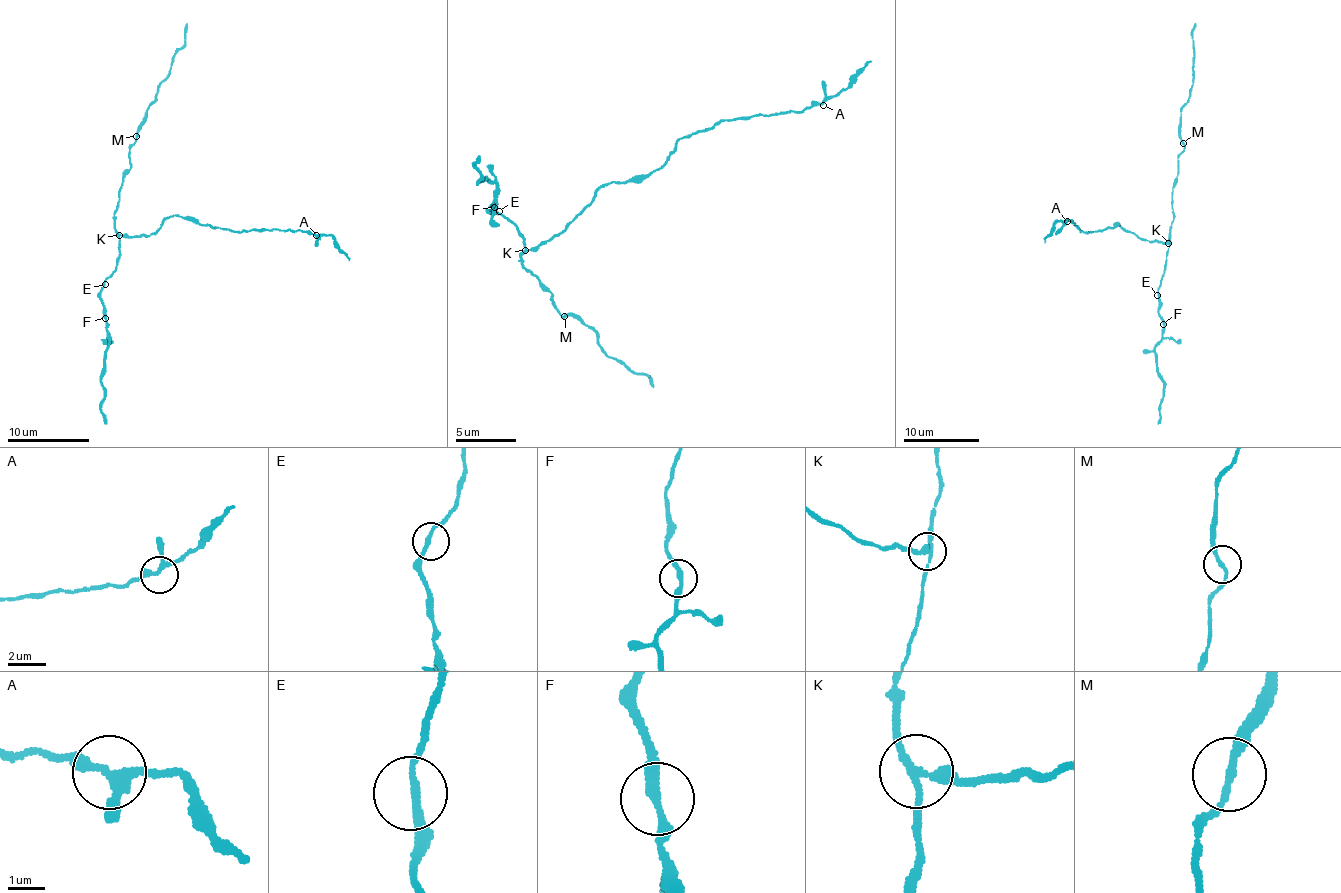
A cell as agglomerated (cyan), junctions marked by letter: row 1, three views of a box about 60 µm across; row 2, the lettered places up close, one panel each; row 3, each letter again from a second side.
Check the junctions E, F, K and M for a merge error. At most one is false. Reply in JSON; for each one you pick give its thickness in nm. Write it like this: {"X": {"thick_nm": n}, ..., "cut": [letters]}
{"K": {"thick_nm": 200}, "cut": ["K"]}

